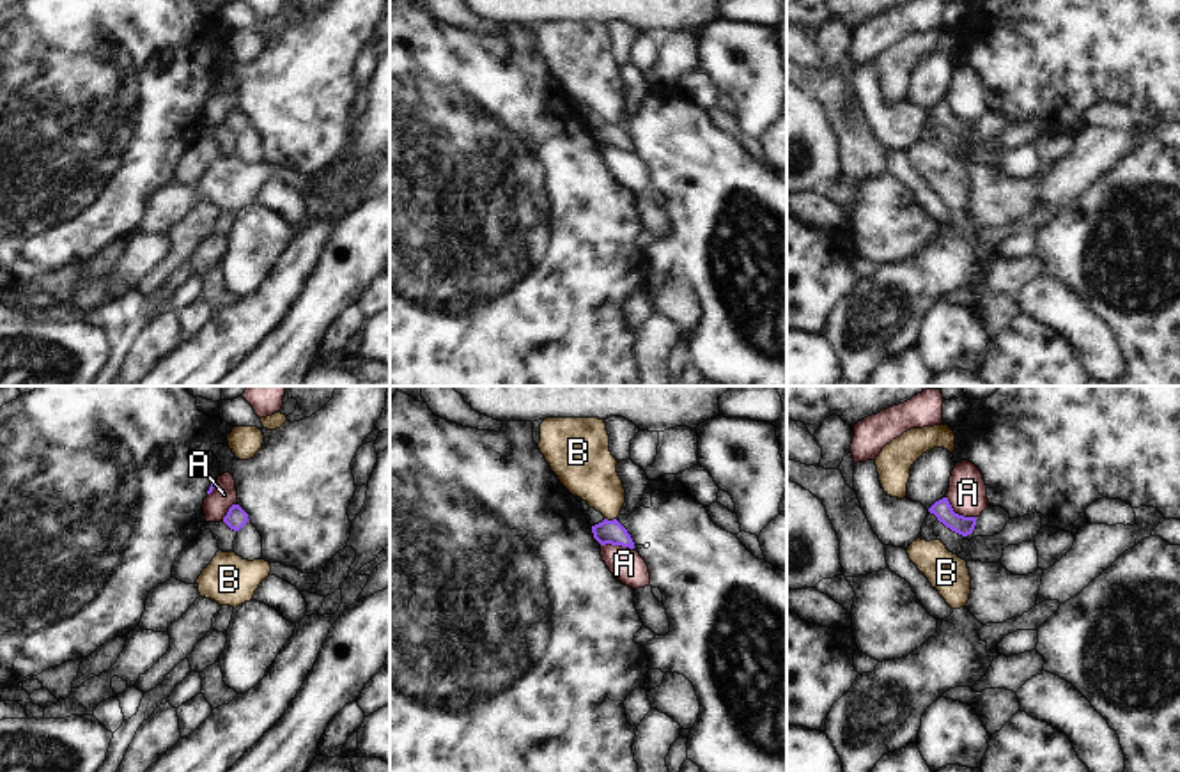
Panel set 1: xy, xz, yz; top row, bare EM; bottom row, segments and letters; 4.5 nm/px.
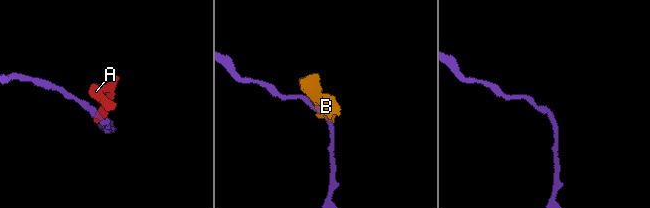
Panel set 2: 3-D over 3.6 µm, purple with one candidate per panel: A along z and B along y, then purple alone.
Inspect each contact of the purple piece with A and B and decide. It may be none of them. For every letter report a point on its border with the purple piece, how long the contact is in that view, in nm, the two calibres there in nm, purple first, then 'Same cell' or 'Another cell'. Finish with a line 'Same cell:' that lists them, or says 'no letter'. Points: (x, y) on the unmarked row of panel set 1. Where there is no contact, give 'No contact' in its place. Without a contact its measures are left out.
A: Touches purple at yz (957, 117). Shared border 170 nm. Thickness 90 nm (purple) against 180 nm. Another cell
B: Touches purple at xz (610, 124). Shared border 60 nm. Thickness 110 nm (purple) against 260 nm. Another cell
Same cell: no letter

